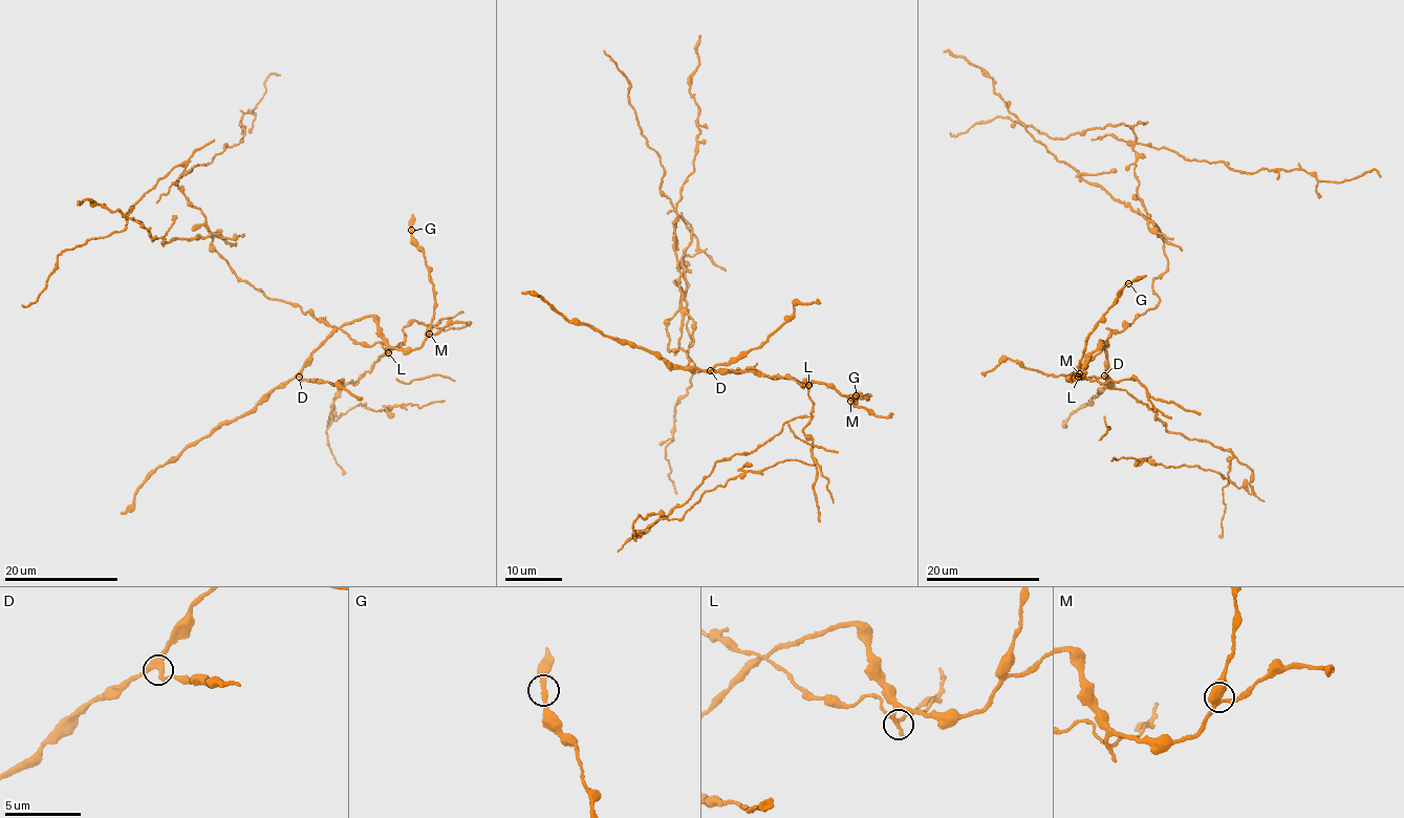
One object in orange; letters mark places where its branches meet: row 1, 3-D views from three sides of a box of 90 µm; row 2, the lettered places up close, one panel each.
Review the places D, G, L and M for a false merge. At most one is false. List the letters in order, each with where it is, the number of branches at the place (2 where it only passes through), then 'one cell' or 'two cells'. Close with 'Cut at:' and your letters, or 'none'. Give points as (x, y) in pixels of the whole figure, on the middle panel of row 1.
D: place (710, 370); branches 3; one cell
G: place (856, 395); branches 2; one cell
L: place (808, 385); branches 3; two cells
M: place (850, 401); branches 3; one cell
Cut at: L

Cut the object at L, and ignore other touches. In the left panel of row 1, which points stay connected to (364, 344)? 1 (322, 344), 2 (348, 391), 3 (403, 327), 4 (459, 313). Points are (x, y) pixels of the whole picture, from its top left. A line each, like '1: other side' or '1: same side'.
1: other side
2: other side
3: same side
4: same side

